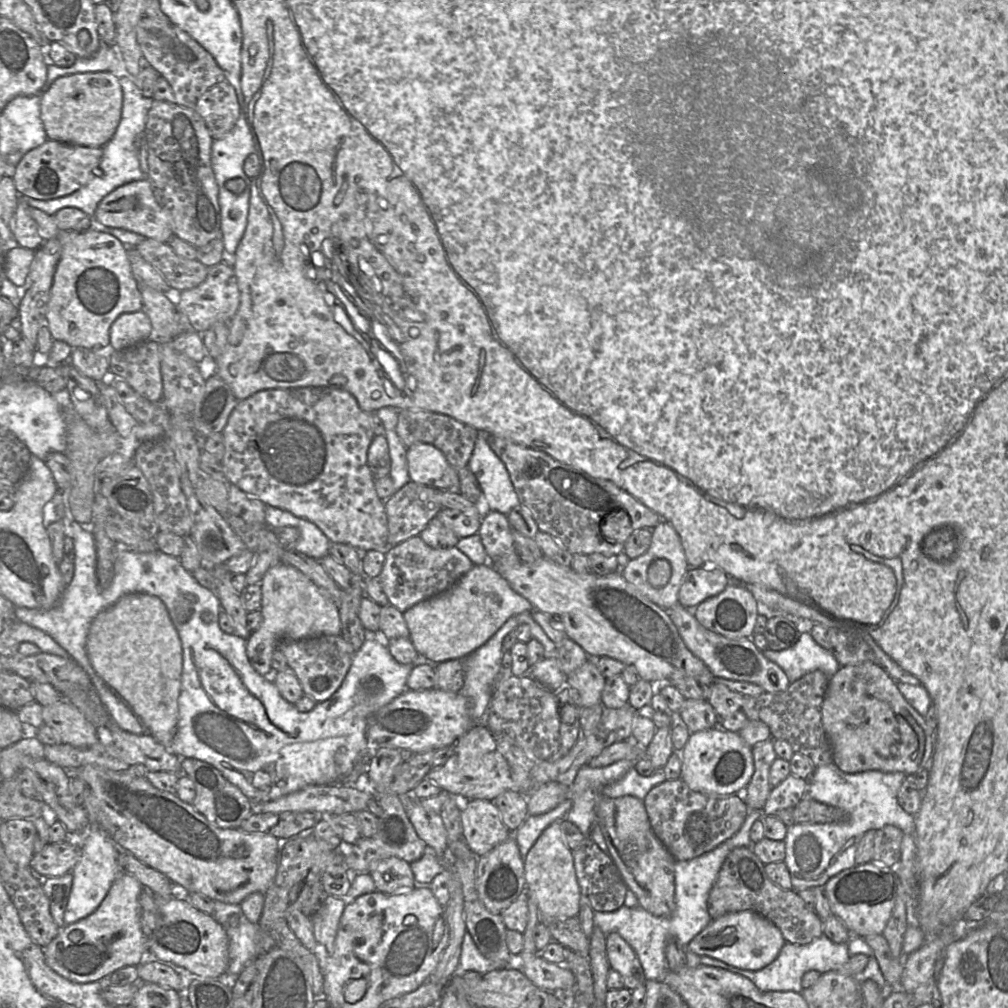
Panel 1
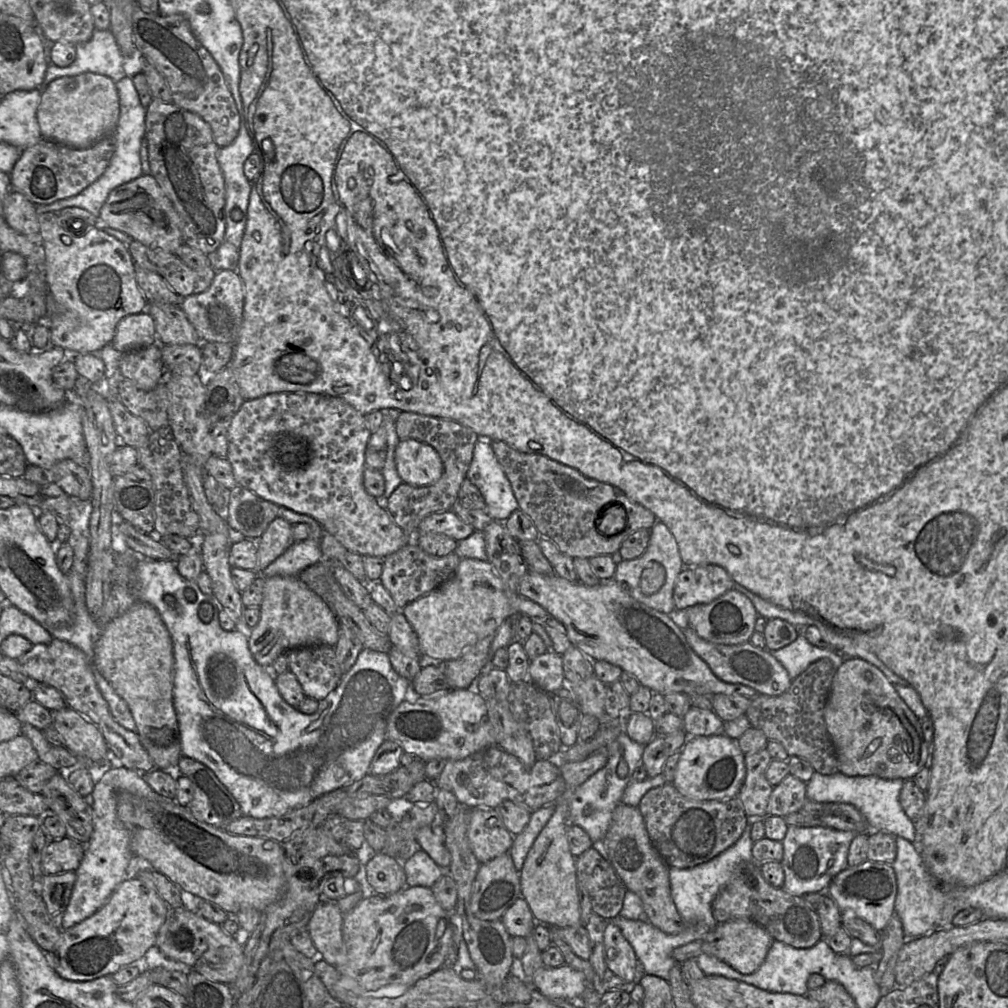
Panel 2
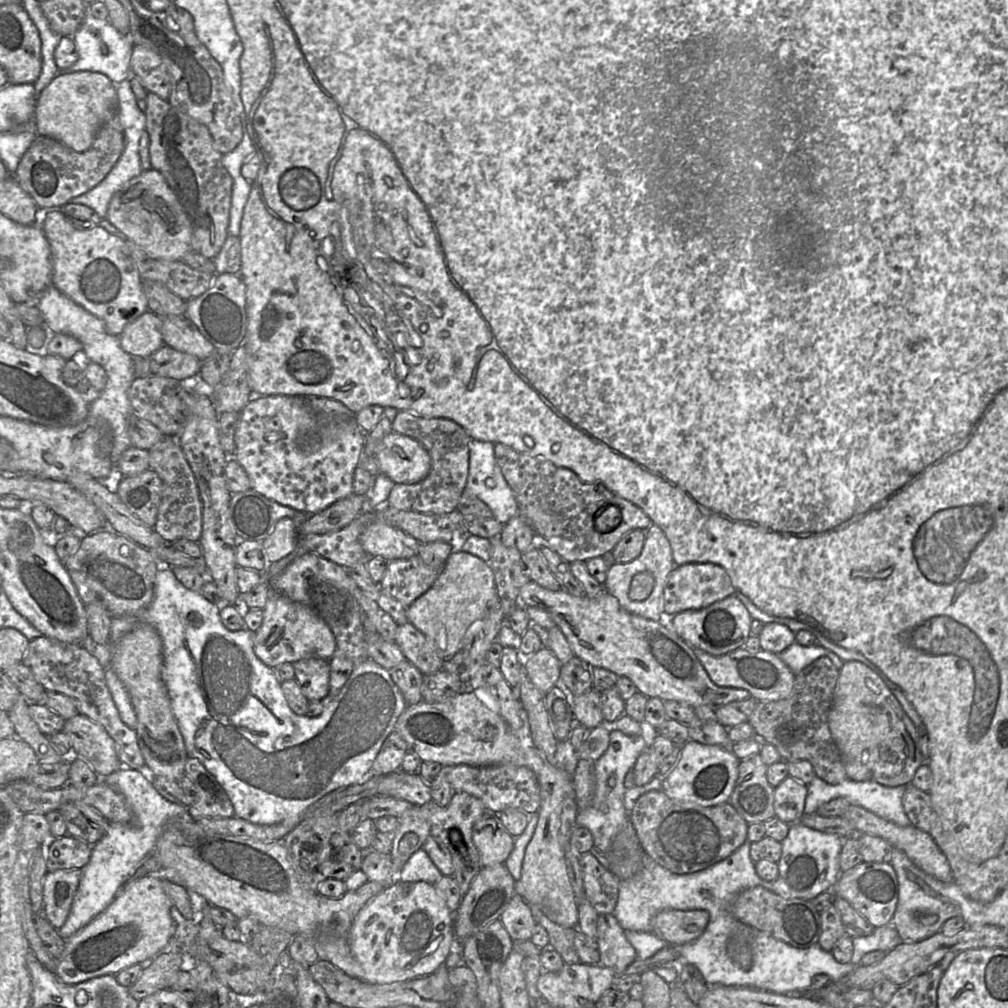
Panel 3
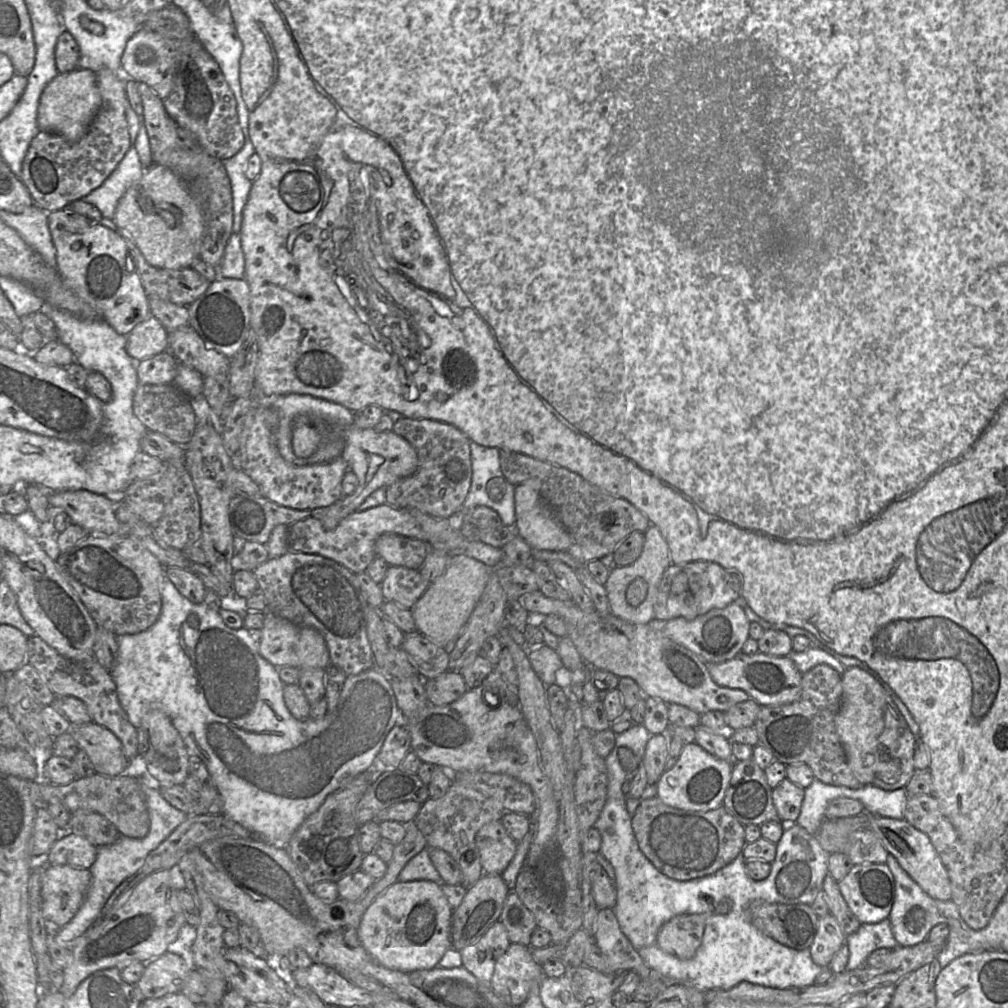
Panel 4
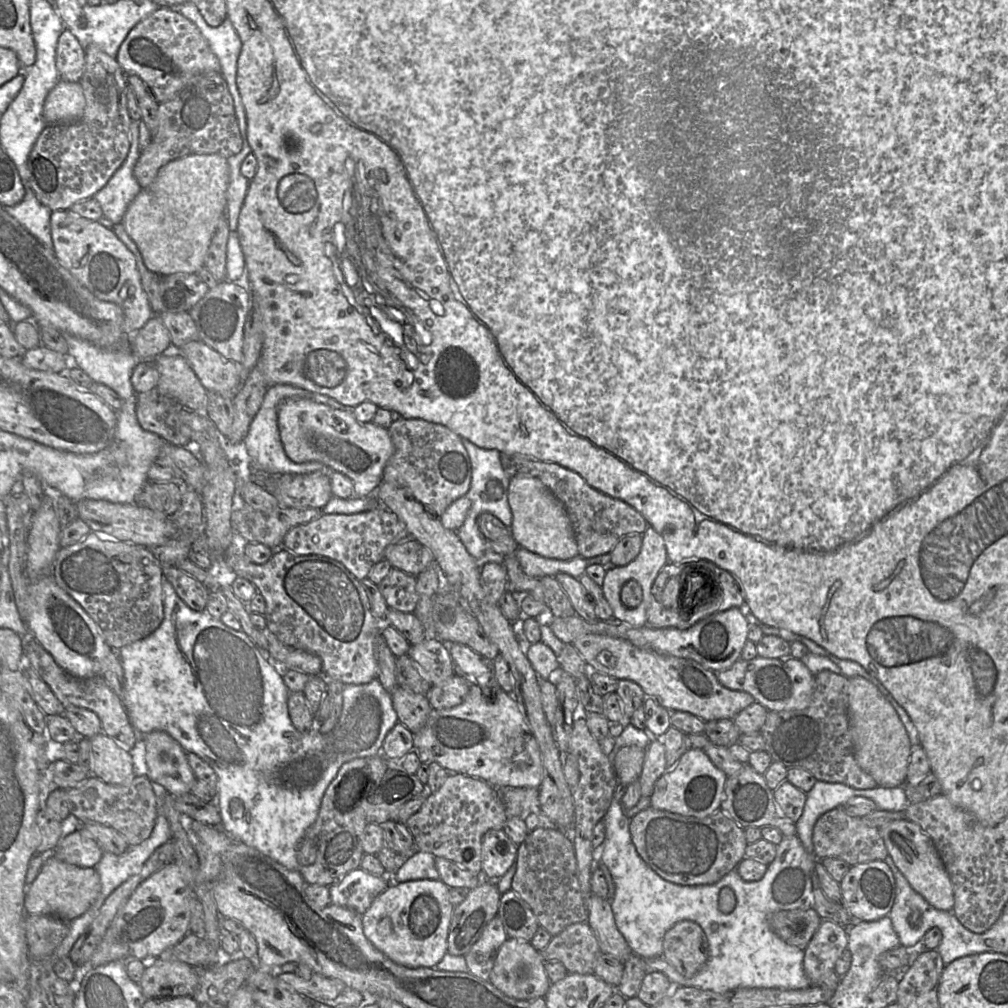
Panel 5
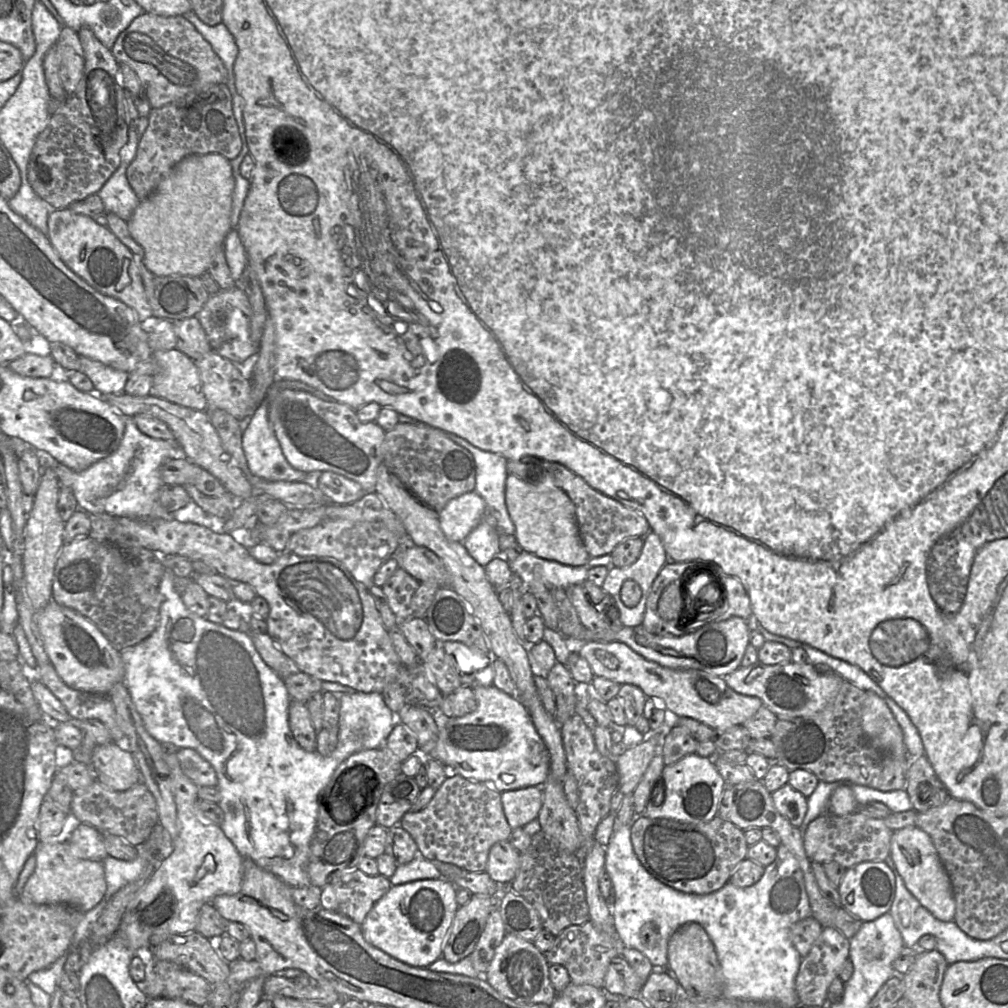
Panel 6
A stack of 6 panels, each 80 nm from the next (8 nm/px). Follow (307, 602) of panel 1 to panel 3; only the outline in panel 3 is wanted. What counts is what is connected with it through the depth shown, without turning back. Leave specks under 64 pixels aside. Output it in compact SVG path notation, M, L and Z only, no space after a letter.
M270 588L270 595L262 611L262 624L254 632L254 652L267 666L275 668L284 662L293 663L309 657L332 658L336 650L333 632L310 607L292 601Z

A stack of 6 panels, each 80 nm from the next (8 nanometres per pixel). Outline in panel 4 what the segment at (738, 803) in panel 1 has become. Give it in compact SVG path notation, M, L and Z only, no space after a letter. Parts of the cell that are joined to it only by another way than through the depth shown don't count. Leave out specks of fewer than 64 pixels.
M655 796L640 803L631 825L645 857L660 873L677 881L716 873L741 854L747 844L745 826L723 805L709 811L690 811L668 806Z

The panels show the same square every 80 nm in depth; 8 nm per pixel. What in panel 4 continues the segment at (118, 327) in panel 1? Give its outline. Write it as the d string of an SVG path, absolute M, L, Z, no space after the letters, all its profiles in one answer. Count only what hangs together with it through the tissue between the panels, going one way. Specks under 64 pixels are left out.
M153 315L137 324L126 335L126 351L138 361L169 349L168 331Z

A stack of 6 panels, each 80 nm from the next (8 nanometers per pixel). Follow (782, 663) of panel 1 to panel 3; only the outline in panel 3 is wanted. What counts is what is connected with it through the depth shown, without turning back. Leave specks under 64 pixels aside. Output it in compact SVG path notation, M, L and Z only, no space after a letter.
M794 642L776 655L788 666L795 676L820 657L829 658L838 669L845 663L836 654L822 646L802 646L797 642Z

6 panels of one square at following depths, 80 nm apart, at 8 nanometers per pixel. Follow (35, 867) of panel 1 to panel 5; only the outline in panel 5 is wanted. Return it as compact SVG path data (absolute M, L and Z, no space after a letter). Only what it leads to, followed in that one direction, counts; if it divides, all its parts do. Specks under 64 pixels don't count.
M82 828L62 837L50 853L57 859L80 867L95 867L104 851Z

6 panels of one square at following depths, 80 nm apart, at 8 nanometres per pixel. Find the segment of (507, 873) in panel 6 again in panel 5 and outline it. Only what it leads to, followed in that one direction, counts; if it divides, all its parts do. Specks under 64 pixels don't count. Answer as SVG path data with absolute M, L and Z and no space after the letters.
M504 829L487 831L481 843L482 874L487 880L498 880L516 862L517 851Z

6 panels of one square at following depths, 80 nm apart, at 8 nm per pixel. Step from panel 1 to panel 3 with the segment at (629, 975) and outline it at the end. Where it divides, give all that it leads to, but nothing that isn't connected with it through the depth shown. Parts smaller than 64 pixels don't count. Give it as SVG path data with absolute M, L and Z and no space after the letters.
M600 914L597 919L597 944L600 964L622 974L636 959L635 949L613 914Z

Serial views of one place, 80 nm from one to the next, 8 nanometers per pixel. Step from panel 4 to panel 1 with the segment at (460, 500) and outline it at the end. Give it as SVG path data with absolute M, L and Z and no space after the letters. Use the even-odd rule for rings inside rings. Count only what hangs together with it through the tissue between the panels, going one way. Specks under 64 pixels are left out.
M403 409L399 411L396 432L407 448L416 443L434 445L444 454L449 464L458 471L468 467L467 464L472 456L478 432L480 431L444 414ZM409 481L383 501L388 519L389 546L420 534L443 509L443 491Z

